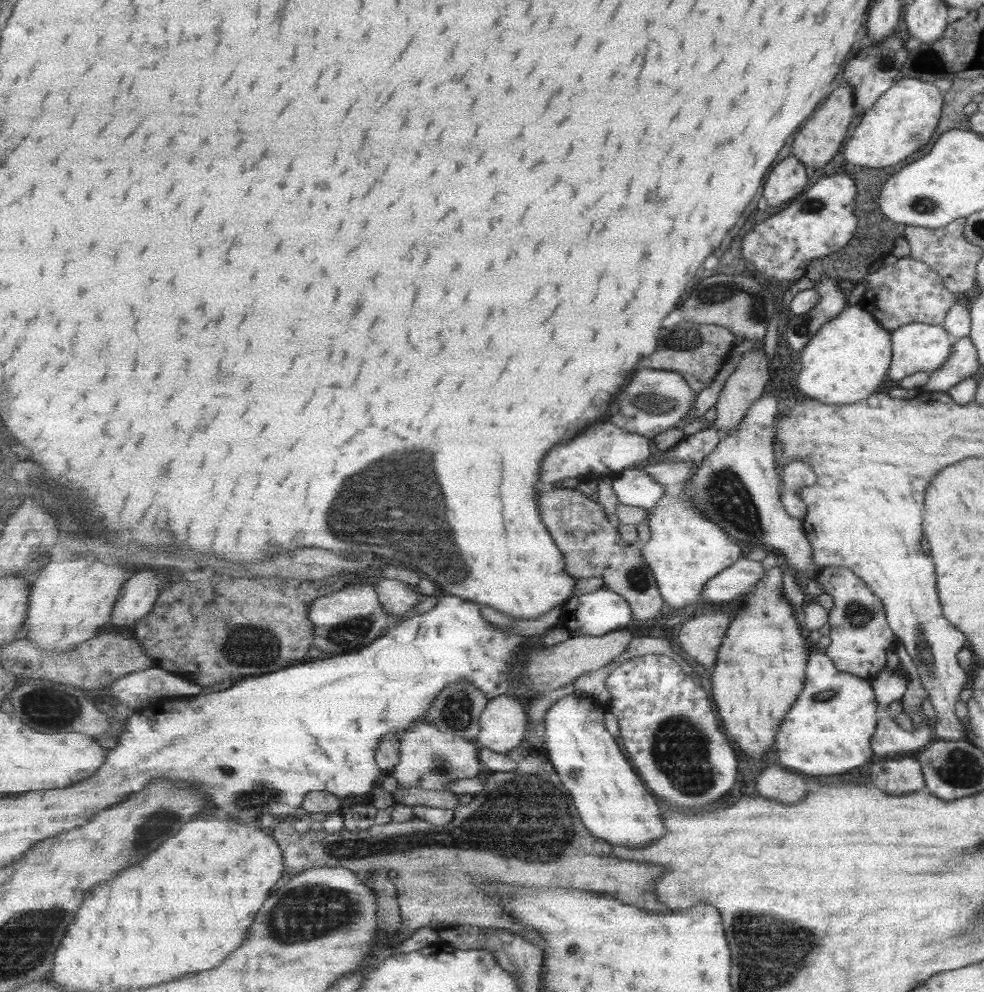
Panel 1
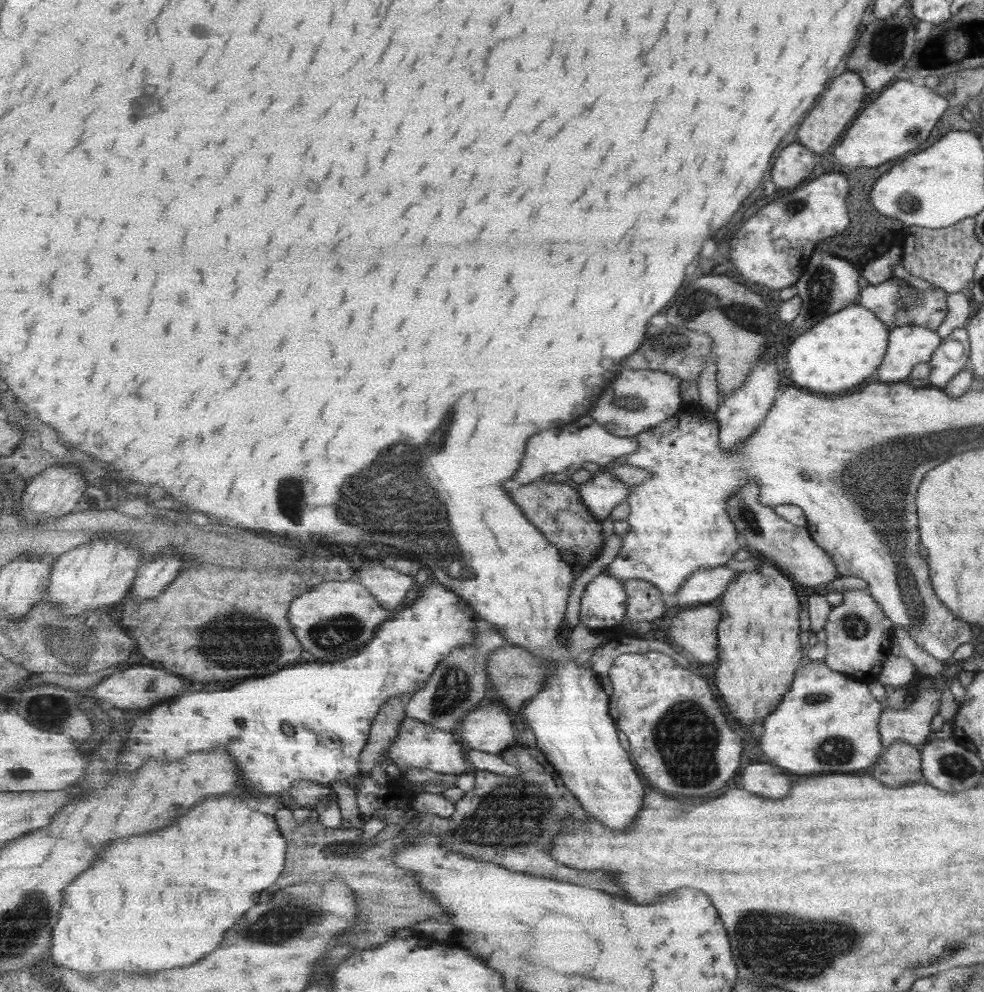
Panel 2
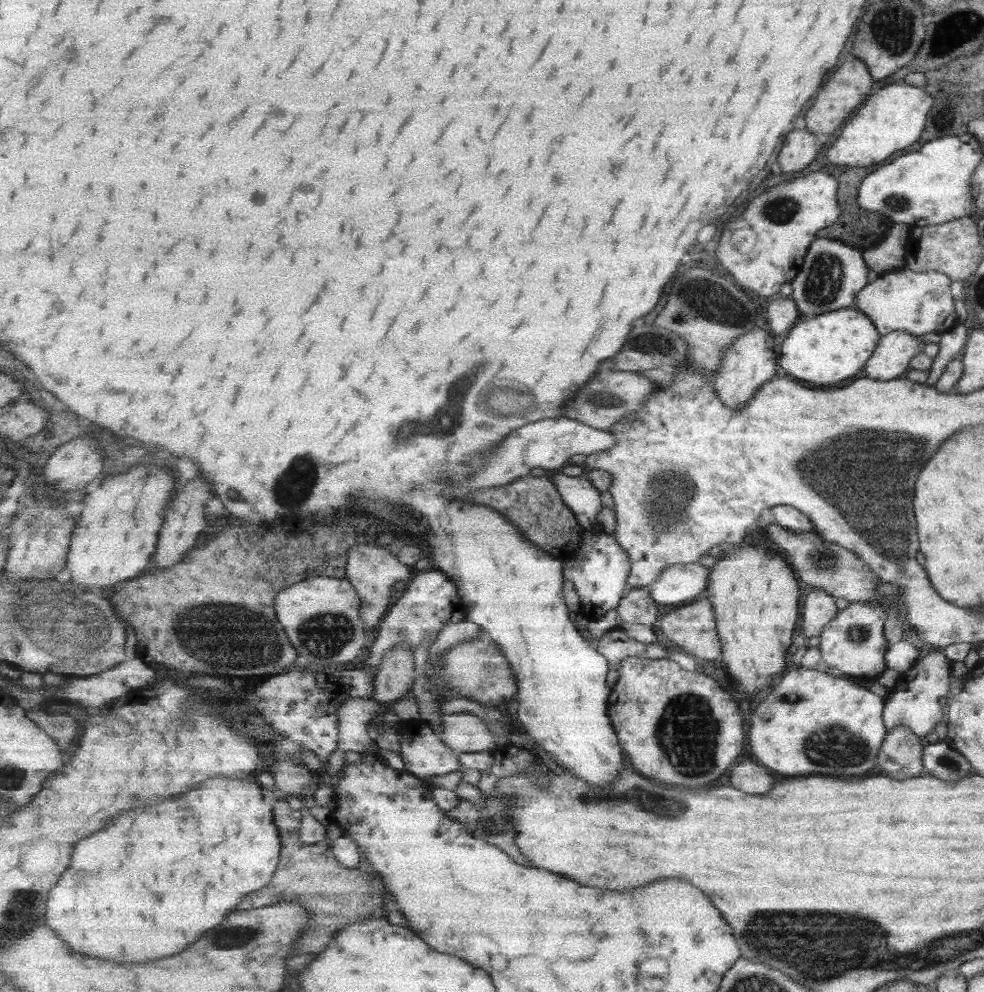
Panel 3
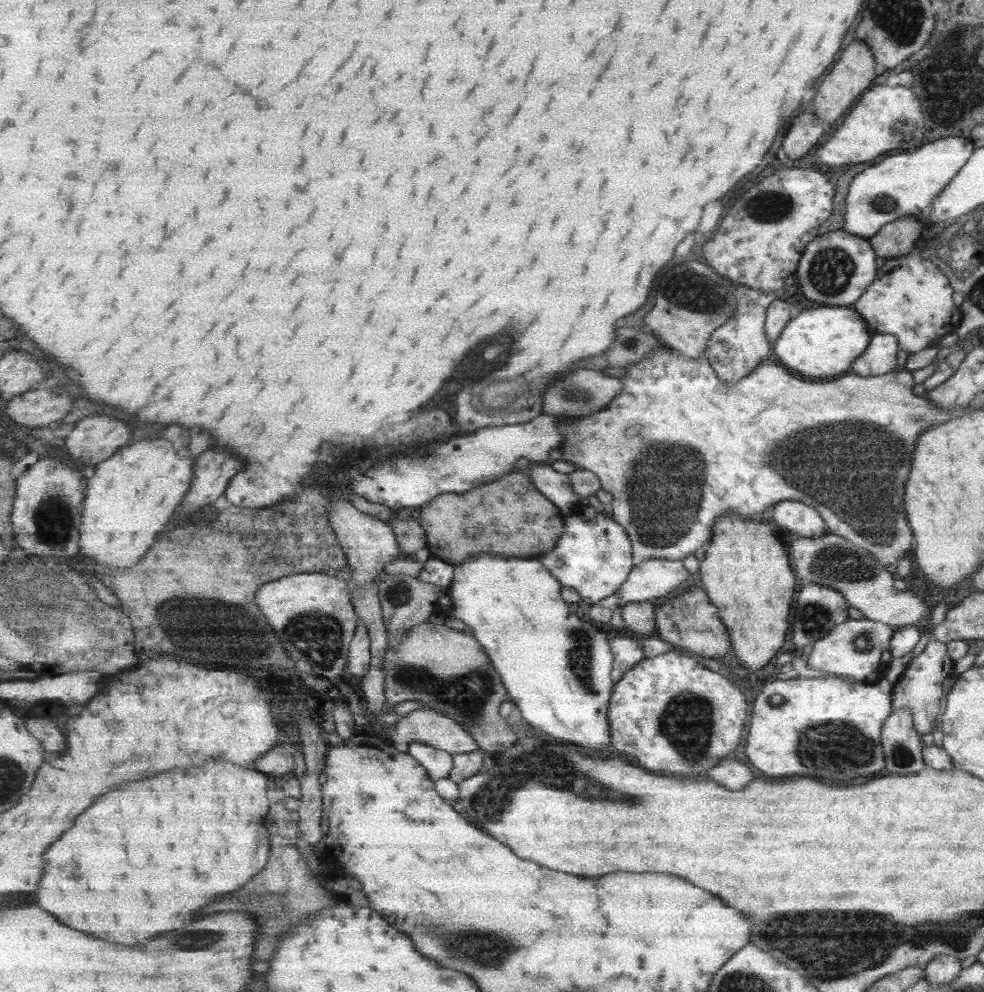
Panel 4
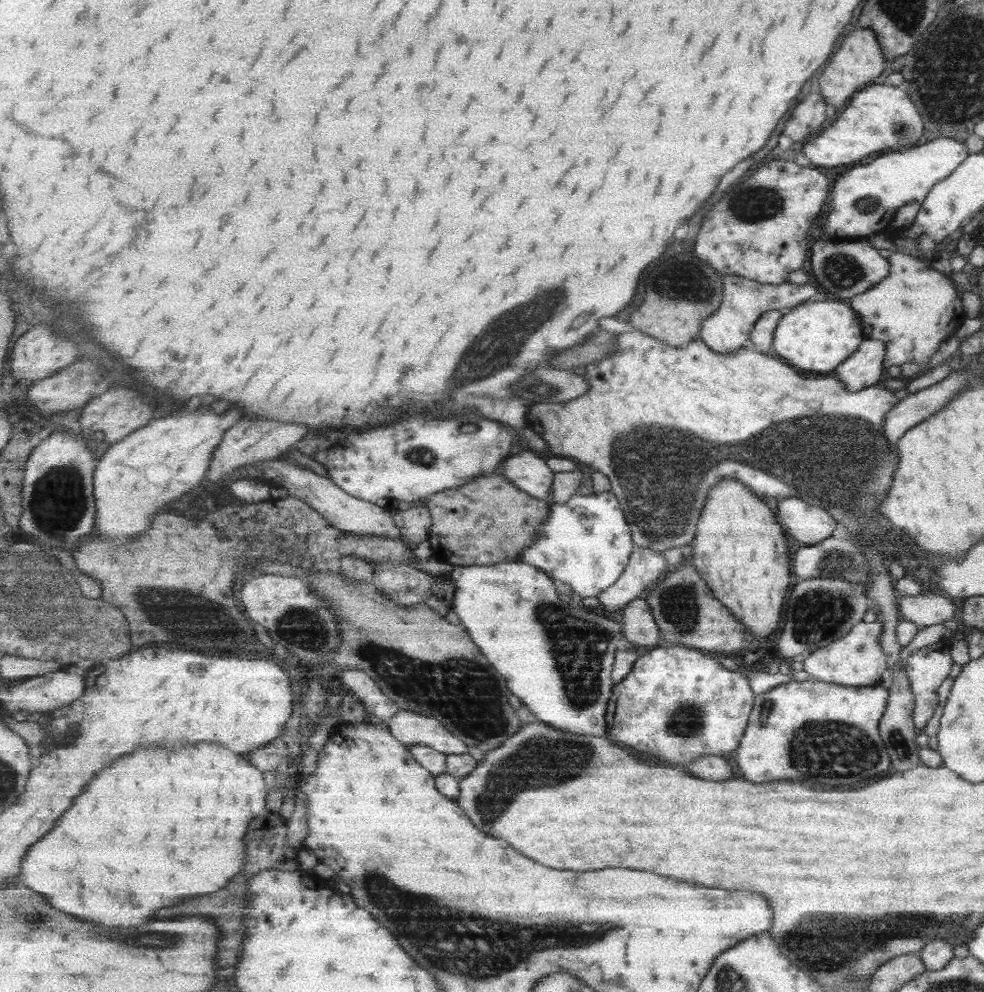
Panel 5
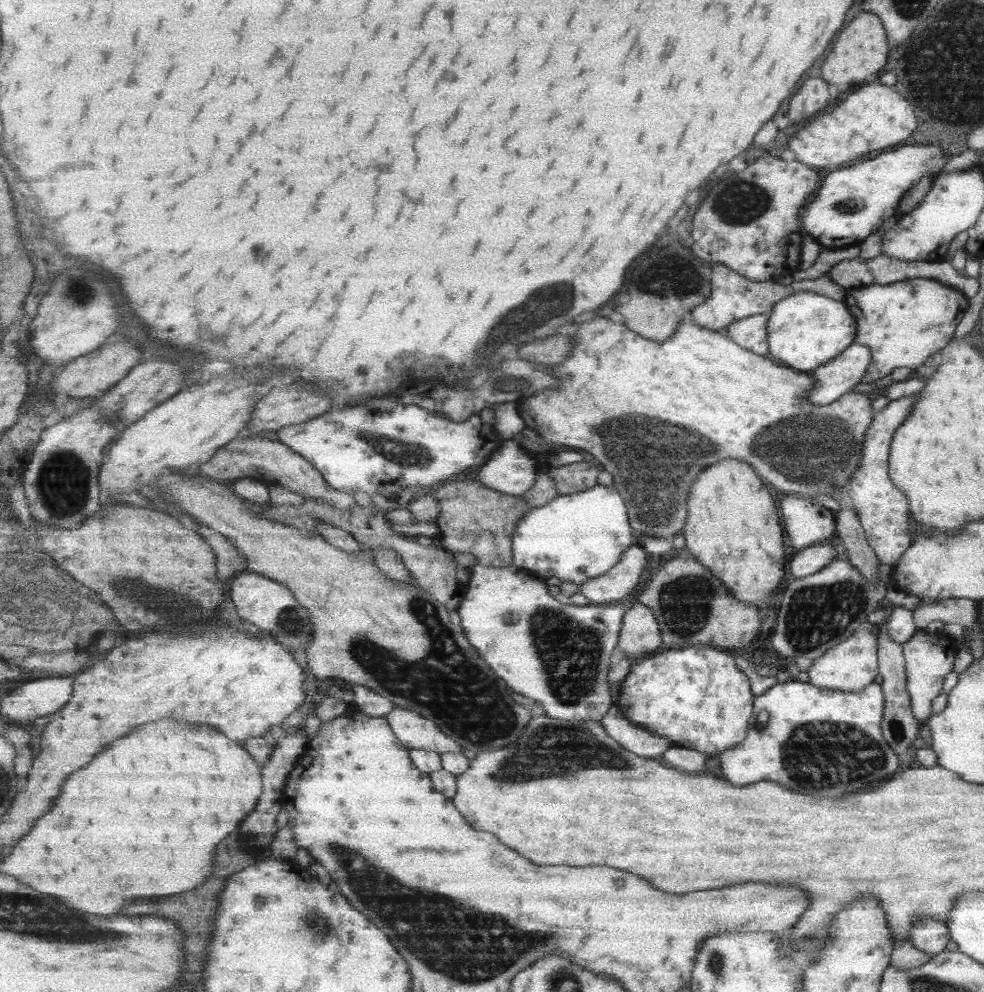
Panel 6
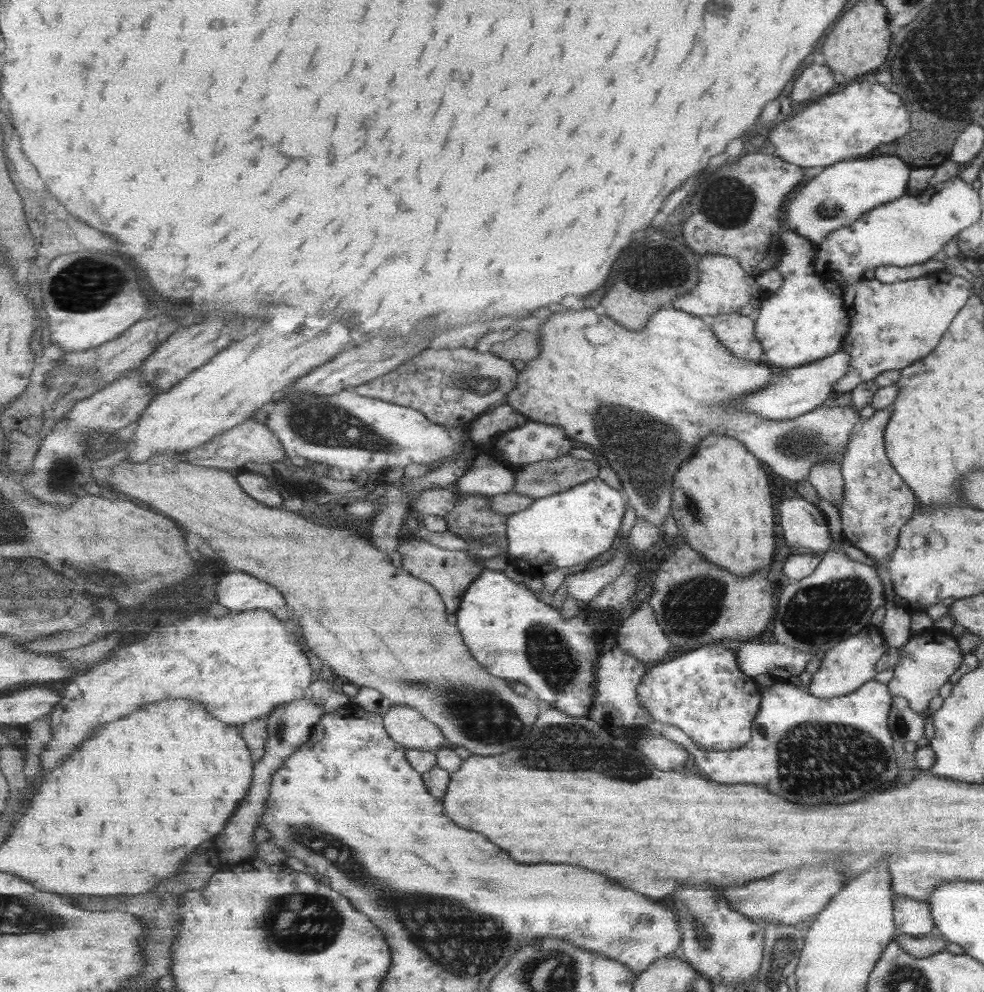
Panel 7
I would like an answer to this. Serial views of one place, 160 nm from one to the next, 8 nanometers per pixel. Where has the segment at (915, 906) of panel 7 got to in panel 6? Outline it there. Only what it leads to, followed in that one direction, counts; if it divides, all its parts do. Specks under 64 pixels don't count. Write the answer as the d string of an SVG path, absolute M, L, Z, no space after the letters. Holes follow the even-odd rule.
M929 916L919 917L915 921L912 924L908 941L917 950L931 957L939 954L950 939L945 923L931 919Z

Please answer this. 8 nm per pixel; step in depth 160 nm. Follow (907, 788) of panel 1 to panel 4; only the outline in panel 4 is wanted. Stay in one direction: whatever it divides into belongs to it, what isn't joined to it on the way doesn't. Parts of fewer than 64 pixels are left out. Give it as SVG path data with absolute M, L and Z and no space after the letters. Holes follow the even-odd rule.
M906 708L891 710L880 728L884 766L891 774L915 774L924 767L920 734L913 728Z

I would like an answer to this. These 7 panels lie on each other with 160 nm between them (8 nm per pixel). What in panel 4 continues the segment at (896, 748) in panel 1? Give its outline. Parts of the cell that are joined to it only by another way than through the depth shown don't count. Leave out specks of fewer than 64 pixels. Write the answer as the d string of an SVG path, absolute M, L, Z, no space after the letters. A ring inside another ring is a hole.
M929 640L924 649L905 664L899 680L892 684L891 710L906 708L912 716L913 728L921 734L929 734L936 726L941 710L939 699L944 696L941 691L941 682L947 677L953 677L954 661L949 658L946 644Z

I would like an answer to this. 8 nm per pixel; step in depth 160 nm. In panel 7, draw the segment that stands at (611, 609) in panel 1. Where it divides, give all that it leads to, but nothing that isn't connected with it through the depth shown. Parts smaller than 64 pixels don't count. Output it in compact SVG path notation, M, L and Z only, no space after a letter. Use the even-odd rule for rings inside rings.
M601 477L592 478L565 492L534 499L534 503L525 510L509 515L507 519L509 562L524 574L543 577L557 568L585 568L594 565L612 552L613 544L622 529L626 515L627 499L620 489L613 488Z

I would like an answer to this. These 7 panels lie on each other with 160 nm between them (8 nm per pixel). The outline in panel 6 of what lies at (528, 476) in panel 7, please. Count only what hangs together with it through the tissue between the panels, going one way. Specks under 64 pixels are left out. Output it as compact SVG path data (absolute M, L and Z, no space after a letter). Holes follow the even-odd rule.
M589 458L556 468L546 466L545 469L555 479L561 495L593 488L598 483L599 475L603 471L596 461Z

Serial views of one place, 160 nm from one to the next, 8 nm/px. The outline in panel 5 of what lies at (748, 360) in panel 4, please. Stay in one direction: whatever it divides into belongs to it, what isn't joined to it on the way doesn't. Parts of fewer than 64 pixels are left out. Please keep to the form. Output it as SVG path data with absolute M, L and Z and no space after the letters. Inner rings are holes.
M733 274L723 275L723 280L724 300L721 302L721 309L715 312L714 316L704 320L699 336L715 352L724 354L734 354L743 346L750 347L749 336L753 325L765 312L794 307L821 291L813 282L799 285L785 280L779 284L759 284L757 281L747 280L745 277Z

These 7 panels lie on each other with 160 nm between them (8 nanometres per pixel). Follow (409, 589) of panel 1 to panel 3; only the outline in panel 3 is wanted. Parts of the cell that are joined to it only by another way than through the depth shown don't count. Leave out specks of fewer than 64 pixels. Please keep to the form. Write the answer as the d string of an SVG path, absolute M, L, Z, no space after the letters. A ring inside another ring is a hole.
M360 536L348 552L347 569L347 579L352 581L353 586L362 598L362 619L366 624L367 646L373 646L376 641L373 630L379 628L384 616L393 606L397 591L401 587L406 587L413 579L413 568L403 564L388 547L383 548L374 541L366 543L364 538Z

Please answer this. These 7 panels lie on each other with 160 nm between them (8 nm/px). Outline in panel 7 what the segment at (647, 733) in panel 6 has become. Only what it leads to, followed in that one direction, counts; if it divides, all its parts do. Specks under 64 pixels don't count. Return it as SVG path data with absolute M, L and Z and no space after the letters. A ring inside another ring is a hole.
M868 680L857 690L845 696L820 699L803 692L798 683L766 682L761 691L761 704L751 726L751 738L743 747L730 751L711 751L697 748L691 737L675 728L673 724L662 724L653 721L648 724L648 732L654 736L671 738L685 748L689 748L694 756L695 764L701 768L707 778L721 784L757 784L769 788L769 792L803 806L819 806L819 804L845 804L861 798L865 792L881 792L887 784L895 780L895 755L891 747L892 738L887 728L891 695L886 684Z

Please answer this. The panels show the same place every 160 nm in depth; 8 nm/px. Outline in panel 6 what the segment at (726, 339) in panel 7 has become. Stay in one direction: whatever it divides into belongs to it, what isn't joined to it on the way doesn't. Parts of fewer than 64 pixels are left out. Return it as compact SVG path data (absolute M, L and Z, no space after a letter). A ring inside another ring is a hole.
M752 315L747 319L735 320L729 325L727 334L741 348L759 356L771 356L768 351L767 323L767 315Z

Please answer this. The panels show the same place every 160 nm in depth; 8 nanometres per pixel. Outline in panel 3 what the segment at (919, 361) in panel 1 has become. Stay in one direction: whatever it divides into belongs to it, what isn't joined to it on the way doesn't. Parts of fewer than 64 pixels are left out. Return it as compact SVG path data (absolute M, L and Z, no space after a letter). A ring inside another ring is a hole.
M892 331L879 336L871 356L863 366L865 377L883 381L902 377L909 370L909 361L916 354L926 354L933 358L938 344L923 343L903 331Z

